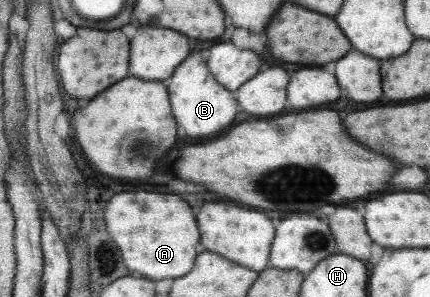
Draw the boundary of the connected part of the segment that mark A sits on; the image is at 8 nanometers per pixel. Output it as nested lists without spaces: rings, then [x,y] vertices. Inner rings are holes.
[[[148,191],[116,193],[110,197],[106,205],[104,221],[106,231],[120,249],[122,263],[126,265],[126,269],[144,275],[152,281],[164,277],[176,279],[190,271],[200,239],[194,213],[190,211],[190,205],[182,201],[178,195]]]

